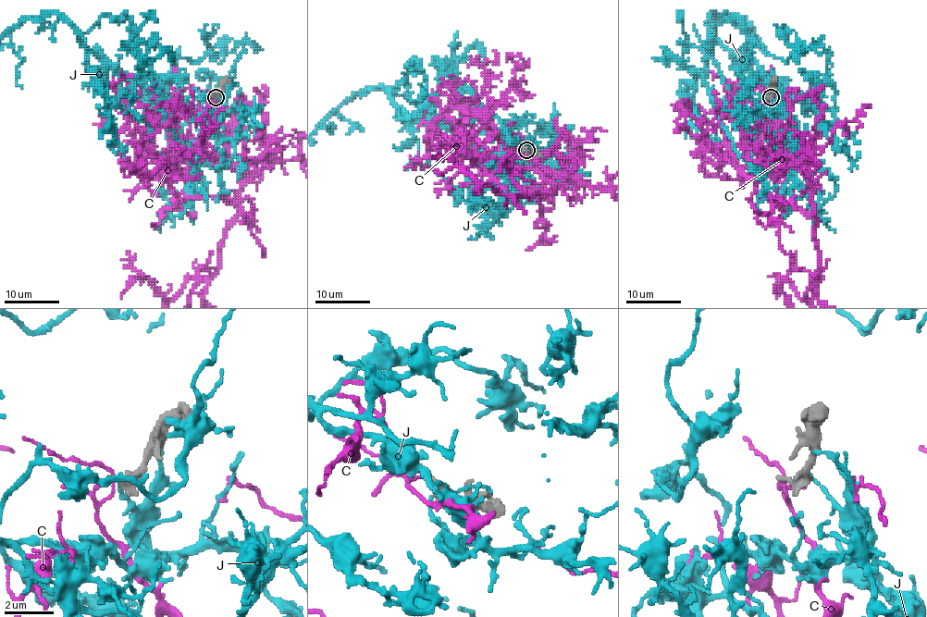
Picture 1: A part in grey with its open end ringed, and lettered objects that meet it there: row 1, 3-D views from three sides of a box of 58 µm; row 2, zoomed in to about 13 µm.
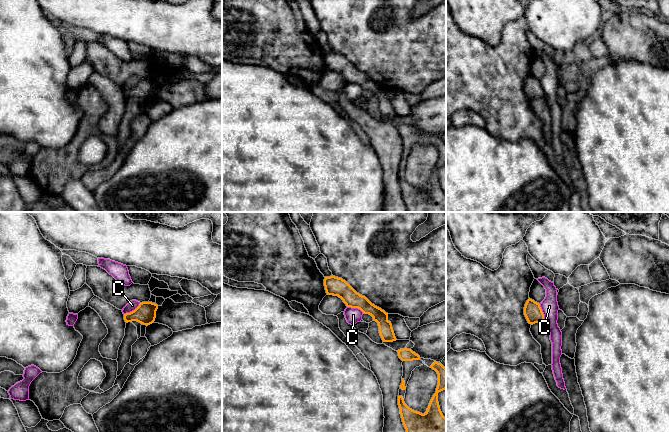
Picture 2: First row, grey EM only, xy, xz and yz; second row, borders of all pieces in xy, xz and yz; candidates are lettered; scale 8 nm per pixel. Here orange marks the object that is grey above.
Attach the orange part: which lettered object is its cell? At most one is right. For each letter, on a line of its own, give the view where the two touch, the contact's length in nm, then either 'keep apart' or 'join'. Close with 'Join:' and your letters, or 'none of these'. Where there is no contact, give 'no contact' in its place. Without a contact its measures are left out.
C: contact in xy; length 160 nm; keep apart
J: no contact; keep apart
Join: none of these

